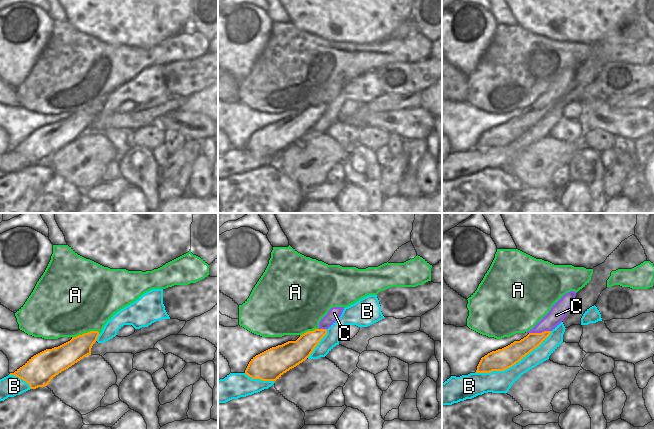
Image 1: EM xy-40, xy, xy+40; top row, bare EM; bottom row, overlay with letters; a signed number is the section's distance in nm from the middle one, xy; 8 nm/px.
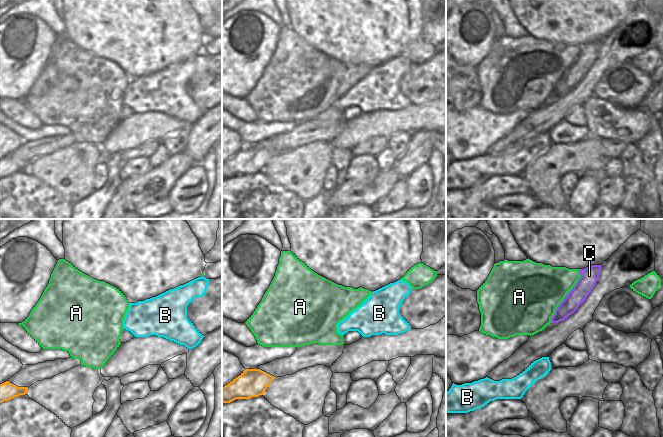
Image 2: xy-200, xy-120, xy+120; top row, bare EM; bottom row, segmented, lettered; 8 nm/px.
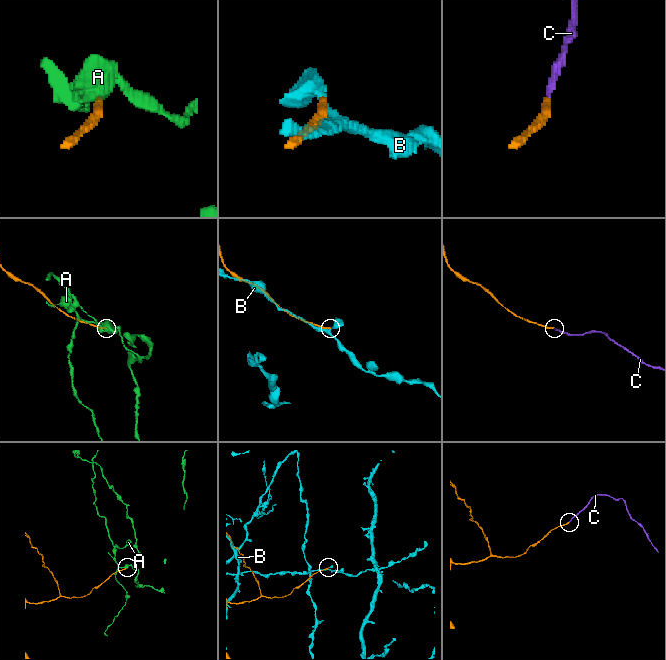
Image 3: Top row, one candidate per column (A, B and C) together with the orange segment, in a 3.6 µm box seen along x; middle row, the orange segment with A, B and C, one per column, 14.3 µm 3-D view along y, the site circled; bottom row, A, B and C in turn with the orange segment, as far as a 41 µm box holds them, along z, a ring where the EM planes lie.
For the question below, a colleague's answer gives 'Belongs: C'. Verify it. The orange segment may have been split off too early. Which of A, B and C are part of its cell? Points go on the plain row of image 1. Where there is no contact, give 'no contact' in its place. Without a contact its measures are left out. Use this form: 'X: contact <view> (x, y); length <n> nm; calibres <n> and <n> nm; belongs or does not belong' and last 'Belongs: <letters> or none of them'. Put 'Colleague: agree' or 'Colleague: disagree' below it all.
A: contact xy-40 (85, 109); length 220 nm; calibres 190 and 500 nm; does not belong
B: contact xy+40 (513, 140); length 700 nm; calibres 170 and 180 nm; does not belong
C: contact xy+40 (539, 109); length 180 nm; calibres 150 and 140 nm; belongs
Belongs: C
Colleague: agree

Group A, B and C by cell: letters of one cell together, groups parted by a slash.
A / B / C

